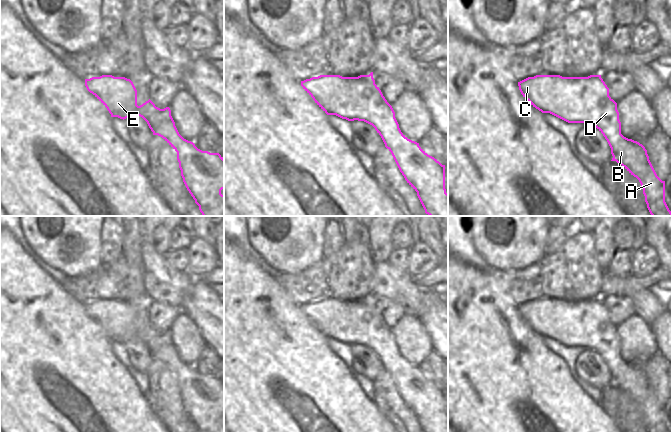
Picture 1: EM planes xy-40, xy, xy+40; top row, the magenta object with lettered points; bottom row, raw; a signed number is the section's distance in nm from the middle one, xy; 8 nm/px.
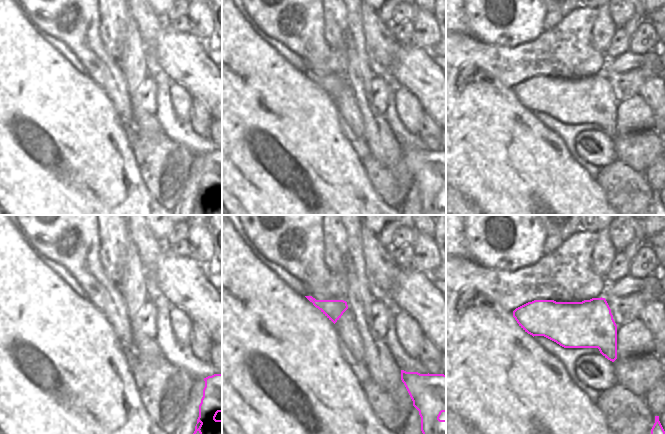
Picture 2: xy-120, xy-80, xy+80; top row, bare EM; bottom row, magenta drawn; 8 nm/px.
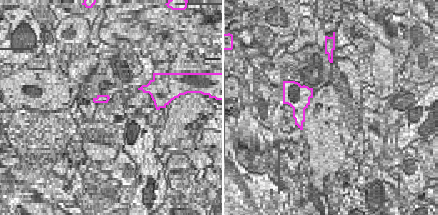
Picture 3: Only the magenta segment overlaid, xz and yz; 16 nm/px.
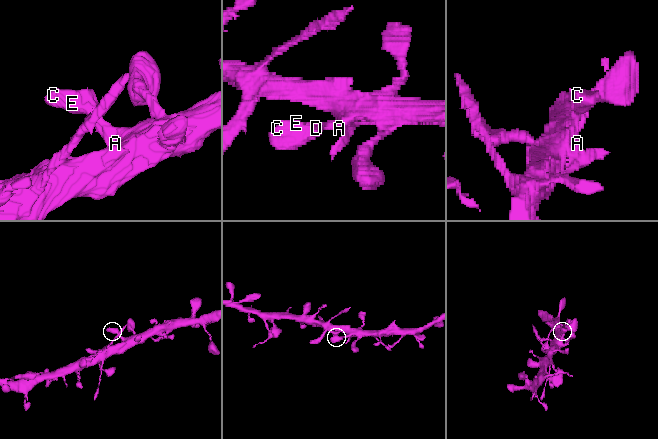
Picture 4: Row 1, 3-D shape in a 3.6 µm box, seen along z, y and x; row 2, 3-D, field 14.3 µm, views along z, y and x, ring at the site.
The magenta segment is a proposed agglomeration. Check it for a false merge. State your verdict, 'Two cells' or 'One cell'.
One cell.

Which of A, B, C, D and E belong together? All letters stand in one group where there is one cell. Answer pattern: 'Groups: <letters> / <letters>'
Groups: A B C D E.

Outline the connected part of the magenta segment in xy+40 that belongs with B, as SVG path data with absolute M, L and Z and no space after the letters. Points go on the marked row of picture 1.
M536 75L518 82L518 86L523 97L542 113L550 113L568 123L586 123L596 127L611 148L613 156L611 161L622 165L639 180L650 214L652 216L671 216L671 211L665 202L665 181L657 176L645 147L621 134L617 103L609 96L609 88L601 75L588 77Z

